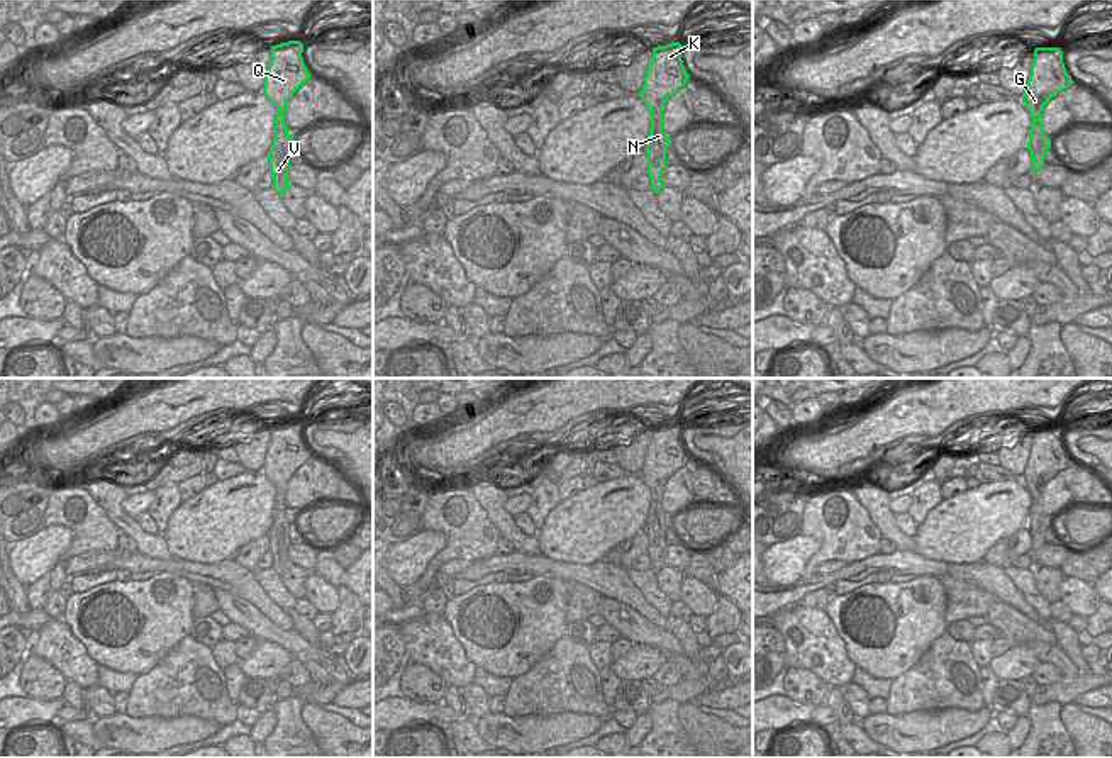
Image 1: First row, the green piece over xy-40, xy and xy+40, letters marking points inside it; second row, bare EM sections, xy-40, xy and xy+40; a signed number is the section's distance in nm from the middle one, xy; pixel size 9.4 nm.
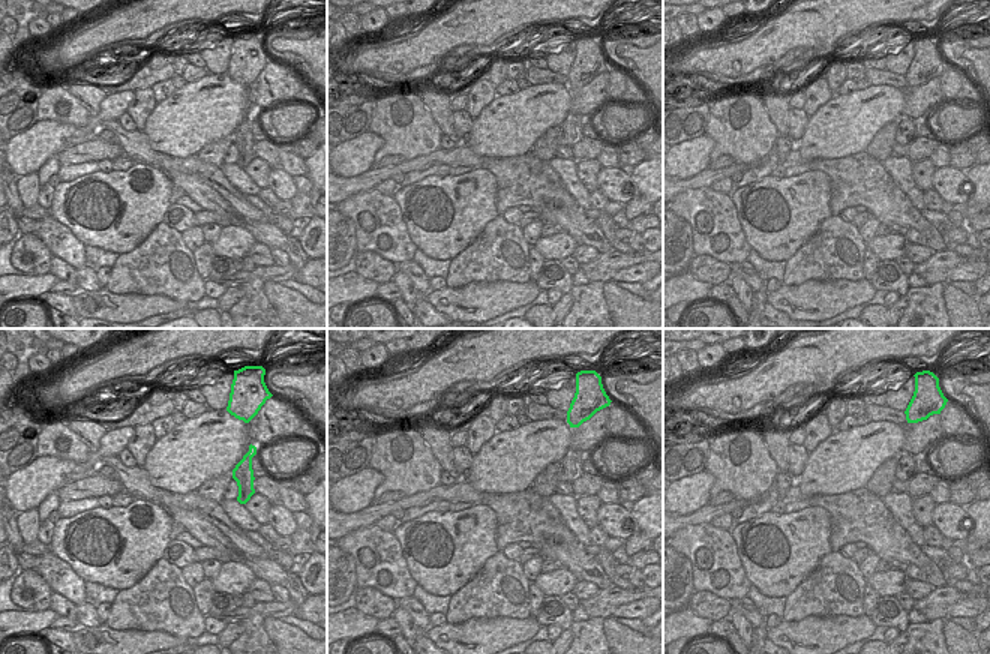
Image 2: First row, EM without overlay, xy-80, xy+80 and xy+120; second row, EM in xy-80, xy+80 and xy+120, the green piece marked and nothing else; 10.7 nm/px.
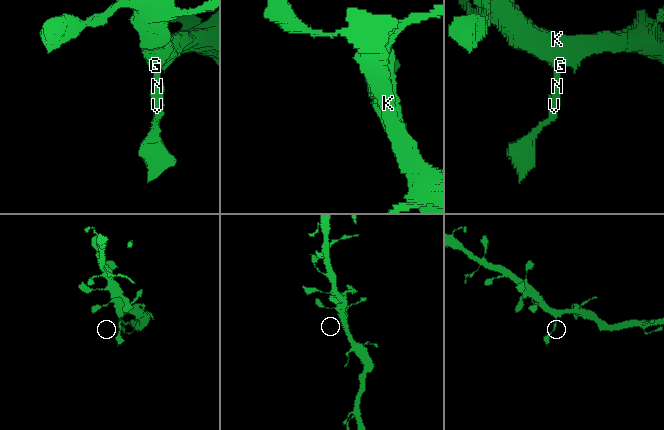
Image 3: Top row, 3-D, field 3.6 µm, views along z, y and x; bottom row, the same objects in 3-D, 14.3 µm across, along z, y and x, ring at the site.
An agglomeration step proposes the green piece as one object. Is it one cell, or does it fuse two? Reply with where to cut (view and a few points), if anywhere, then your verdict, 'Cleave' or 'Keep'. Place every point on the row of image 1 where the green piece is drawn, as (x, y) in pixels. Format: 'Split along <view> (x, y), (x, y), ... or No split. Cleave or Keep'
No split. Keep.

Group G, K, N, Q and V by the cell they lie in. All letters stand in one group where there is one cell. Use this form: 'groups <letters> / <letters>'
groups G K N Q V

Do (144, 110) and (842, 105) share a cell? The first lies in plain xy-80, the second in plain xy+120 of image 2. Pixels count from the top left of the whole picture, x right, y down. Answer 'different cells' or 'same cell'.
different cells

